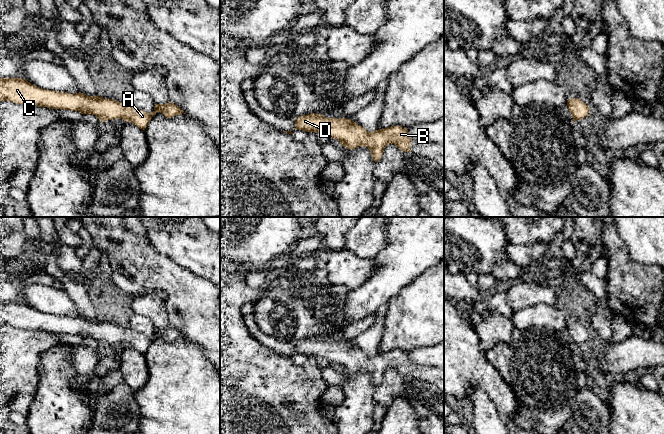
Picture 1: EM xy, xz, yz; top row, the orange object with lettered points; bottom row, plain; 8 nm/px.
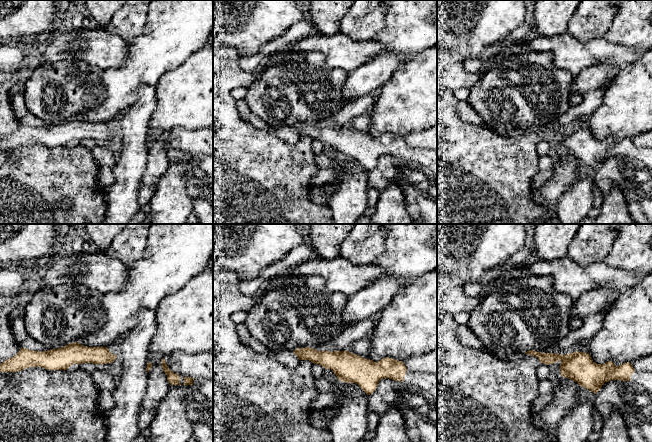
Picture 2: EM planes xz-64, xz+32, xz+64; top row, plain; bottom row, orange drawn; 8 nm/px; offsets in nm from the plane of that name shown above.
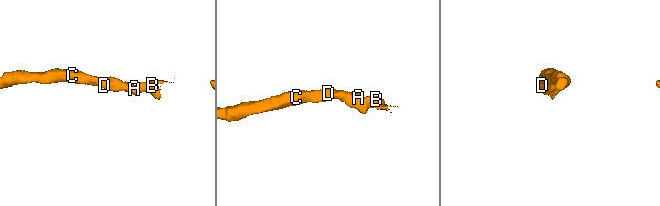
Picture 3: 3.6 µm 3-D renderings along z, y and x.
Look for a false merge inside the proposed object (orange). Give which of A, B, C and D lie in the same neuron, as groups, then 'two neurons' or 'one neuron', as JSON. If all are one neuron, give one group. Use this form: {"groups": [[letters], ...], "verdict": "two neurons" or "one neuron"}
{"groups": [["A", "B", "C", "D"]], "verdict": "one neuron"}

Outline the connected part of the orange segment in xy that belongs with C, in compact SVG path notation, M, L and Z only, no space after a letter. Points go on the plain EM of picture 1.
M0 302L0 325L10 325L24 330L40 330L51 333L62 333L78 335L81 338L95 339L102 347L106 344L123 343L126 346L131 346L142 354L145 354L152 341L161 336L166 342L172 342L181 339L184 335L172 326L167 328L155 328L154 335L151 337L142 335L131 328L123 328L112 323L102 322L98 319L92 321L84 317L71 318L67 316L52 315L42 313L23 302Z

